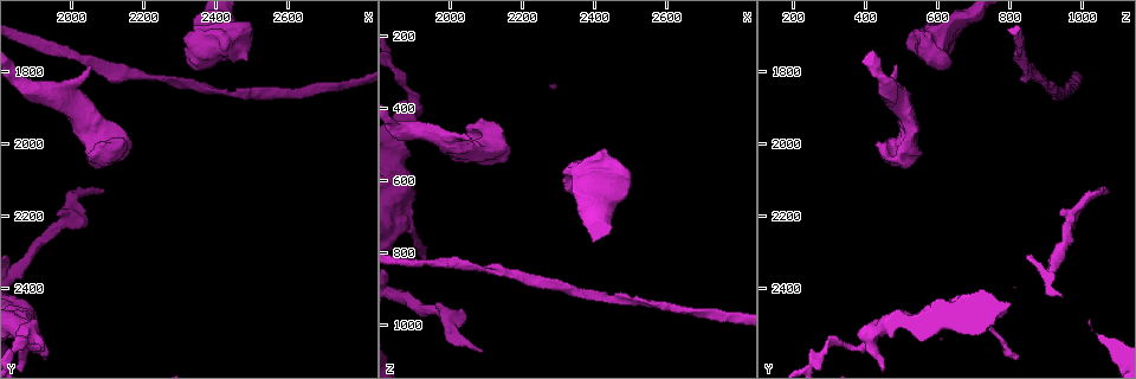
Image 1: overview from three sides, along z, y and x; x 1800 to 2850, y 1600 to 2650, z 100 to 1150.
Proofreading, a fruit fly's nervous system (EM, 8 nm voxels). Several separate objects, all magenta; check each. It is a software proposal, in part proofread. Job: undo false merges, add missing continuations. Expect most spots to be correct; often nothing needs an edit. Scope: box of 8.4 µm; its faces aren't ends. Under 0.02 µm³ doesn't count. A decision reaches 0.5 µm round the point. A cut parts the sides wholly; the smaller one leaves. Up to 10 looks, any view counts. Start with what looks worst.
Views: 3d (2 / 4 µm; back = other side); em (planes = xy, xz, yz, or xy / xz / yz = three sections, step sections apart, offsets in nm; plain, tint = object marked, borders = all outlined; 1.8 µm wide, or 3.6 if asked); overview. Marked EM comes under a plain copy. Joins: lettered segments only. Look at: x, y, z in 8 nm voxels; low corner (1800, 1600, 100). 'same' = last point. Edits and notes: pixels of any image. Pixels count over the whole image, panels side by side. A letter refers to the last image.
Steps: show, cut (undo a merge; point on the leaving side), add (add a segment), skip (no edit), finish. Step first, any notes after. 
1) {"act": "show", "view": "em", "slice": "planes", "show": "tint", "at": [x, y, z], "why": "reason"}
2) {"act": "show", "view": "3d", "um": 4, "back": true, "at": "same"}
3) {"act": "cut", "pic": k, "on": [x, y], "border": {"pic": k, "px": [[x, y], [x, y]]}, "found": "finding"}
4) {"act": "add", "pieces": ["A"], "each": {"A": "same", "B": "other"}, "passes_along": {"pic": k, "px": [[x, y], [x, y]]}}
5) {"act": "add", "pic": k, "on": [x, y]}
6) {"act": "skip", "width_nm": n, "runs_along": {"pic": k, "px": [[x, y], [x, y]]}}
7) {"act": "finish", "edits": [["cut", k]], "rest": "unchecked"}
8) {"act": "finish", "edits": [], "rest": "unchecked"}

{"act": "show", "view": "3d", "um": 4, "at": [2035, 2230, 970], "why": "branch stops here"}

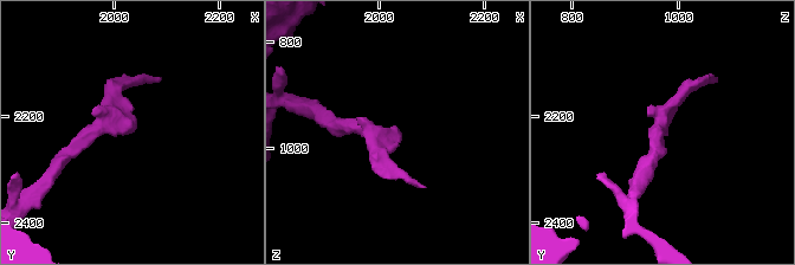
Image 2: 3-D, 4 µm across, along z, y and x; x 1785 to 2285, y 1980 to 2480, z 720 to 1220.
{"act": "show", "view": "em", "slice": "planes", "show": "borders", "at": [2040, 2225, 975], "why": "now the EM"}

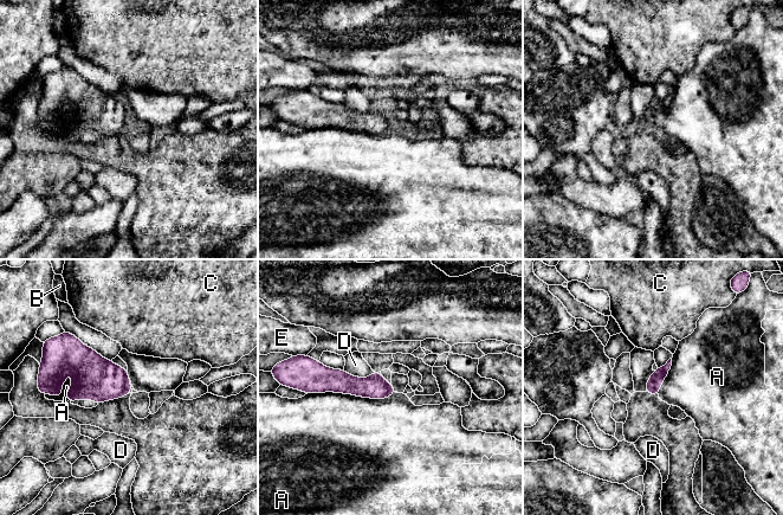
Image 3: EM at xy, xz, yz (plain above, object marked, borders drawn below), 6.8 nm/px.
{"act": "skip", "each": {"A": "other", "B": "other", "C": "other", "D": "other", "E": "other"}, "border": {"pic": 3, "px": [[395, 392], [382, 399], [309, 394]]}, "found": "no lettered segment goes on from it"}

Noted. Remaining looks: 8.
{"act": "show", "view": "3d", "um": 2, "at": [2050, 1785, 480], "why": "an open end"}

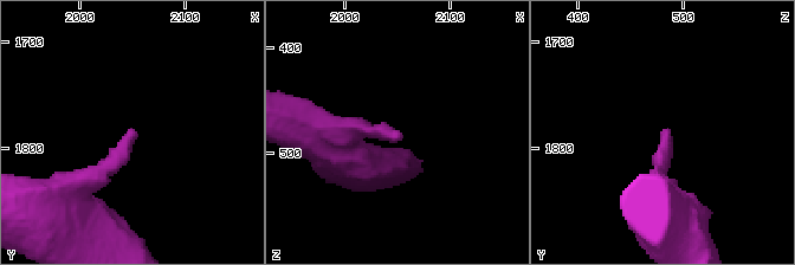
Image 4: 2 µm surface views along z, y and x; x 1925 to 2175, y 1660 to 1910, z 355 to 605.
{"act": "show", "view": "em", "slice": "yz", "step": 8, "show": "tint", "at": [2048, 1782, 488]}

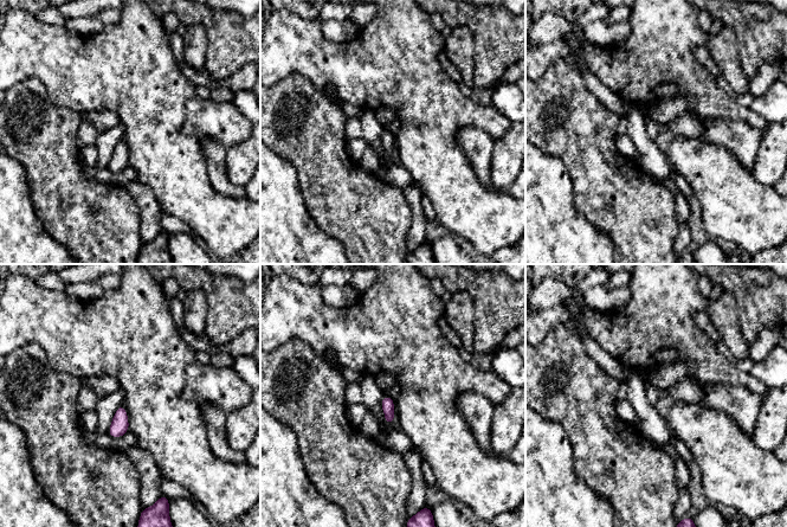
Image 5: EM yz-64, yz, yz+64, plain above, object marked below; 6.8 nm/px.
{"act": "show", "view": "em", "slice": "planes", "show": "borders", "at": "same"}

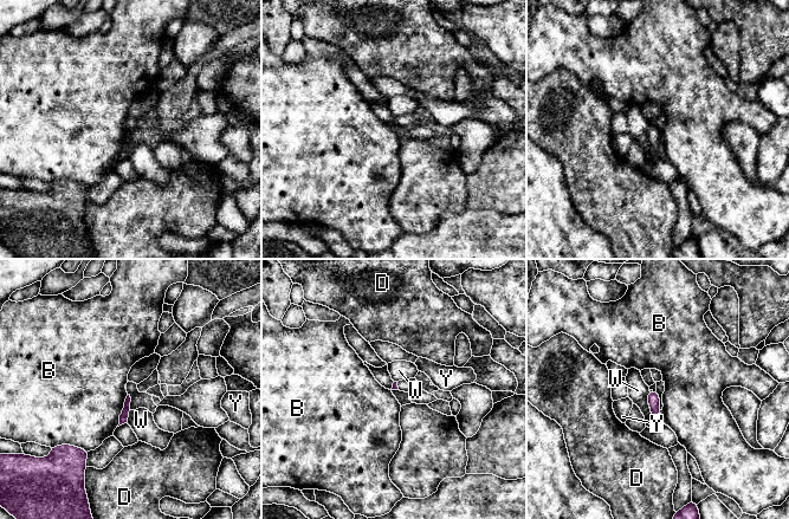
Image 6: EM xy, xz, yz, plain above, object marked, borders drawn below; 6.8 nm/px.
{"act": "skip", "each": {"B": "other", "D": "other", "W": "other", "Y": "other"}, "border": {"pic": 6, "px": [[128, 395], [116, 426]]}, "found": "no lettered segment goes on from it"}

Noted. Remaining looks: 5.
{"act": "show", "view": "3d", "um": 4, "at": [2345, 1780, 635], "why": "thick end"}

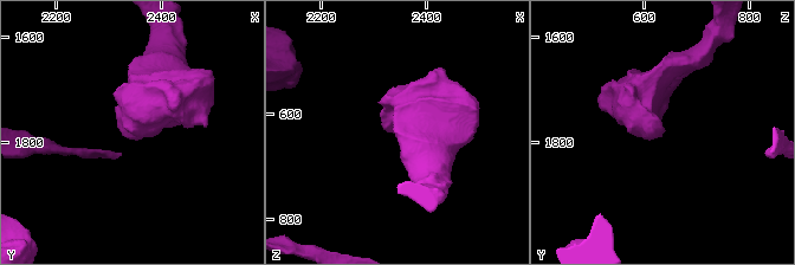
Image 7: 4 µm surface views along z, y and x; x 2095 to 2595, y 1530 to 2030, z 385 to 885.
{"act": "show", "view": "em", "um": 3.6, "slice": "planes", "show": "tint", "at": [2340, 1775, 640], "why": "now the EM"}

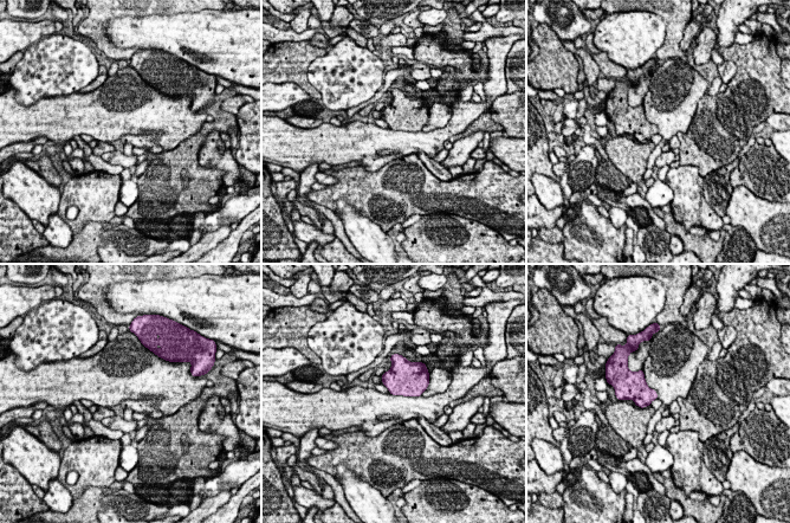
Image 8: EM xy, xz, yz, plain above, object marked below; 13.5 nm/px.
{"act": "show", "view": "em", "um": 3.6, "slice": "planes", "show": "borders", "at": "same", "why": "what lies round it"}

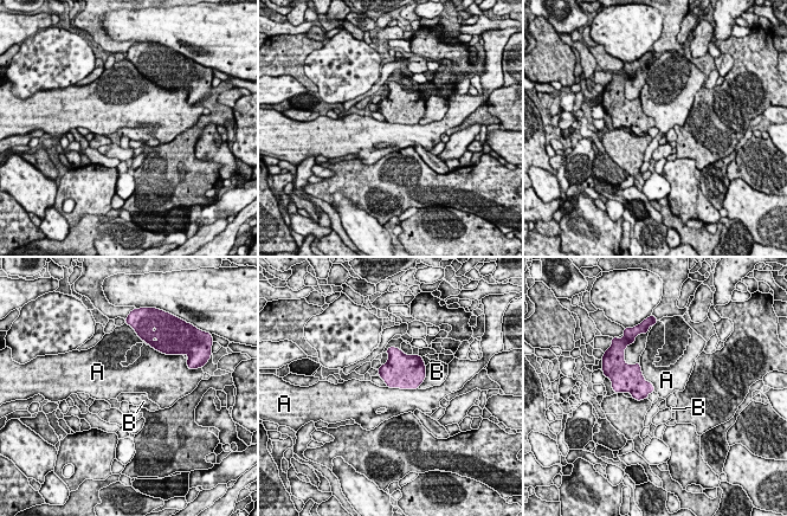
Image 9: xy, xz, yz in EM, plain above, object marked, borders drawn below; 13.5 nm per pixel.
{"act": "skip", "width_nm": 200, "each": {"A": "other", "B": "other"}, "border": {"pic": 9, "px": [[639, 362], [643, 376], [655, 391]]}, "found": "no lettered segment goes on from it"}

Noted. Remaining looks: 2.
{"act": "show", "view": "em", "slice": "planes", "show": "borders", "at": [2055, 2055, 490], "why": "free end"}

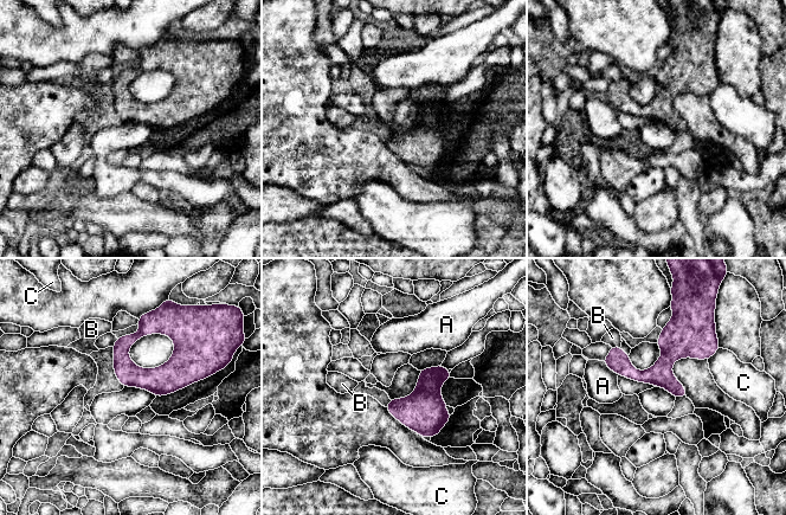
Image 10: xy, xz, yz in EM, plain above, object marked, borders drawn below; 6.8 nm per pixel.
{"act": "skip", "each": {"A": "other", "B": "other", "C": "other"}, "runs_along": {"pic": 10, "px": [[118, 340], [139, 375], [198, 373]]}, "found": "none of them fits"}

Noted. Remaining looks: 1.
{"act": "finish", "edits": [], "rest": "unchecked"}

